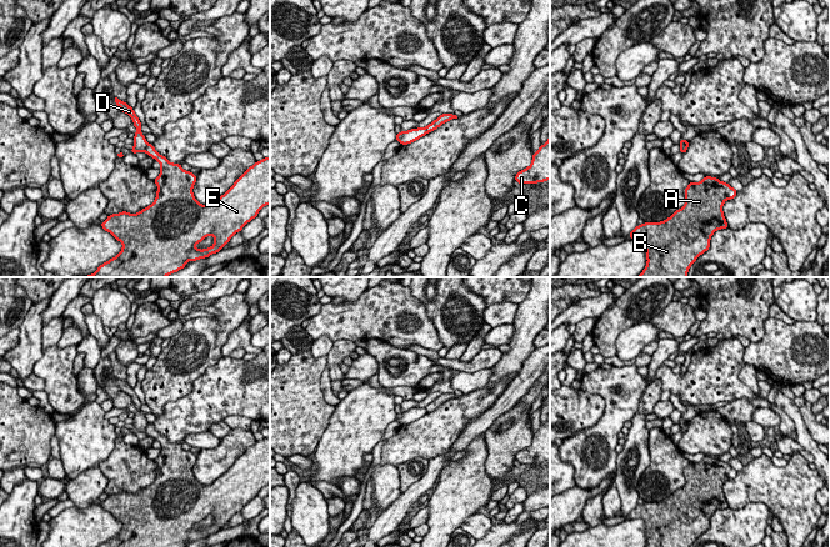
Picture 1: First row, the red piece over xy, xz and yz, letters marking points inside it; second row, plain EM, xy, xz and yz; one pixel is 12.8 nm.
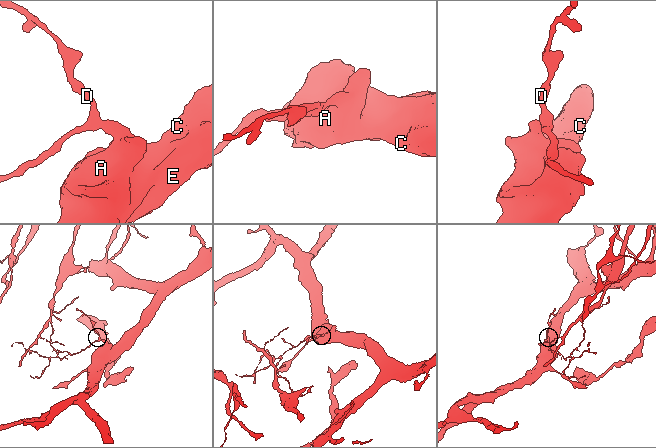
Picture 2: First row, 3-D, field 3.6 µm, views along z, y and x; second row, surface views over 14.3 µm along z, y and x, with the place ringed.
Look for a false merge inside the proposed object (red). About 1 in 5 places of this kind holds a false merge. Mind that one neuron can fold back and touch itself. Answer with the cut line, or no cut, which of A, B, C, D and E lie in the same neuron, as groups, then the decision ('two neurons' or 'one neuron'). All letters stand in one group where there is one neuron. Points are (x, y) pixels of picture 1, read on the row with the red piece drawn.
cut xy (148, 144), (145, 151); groups A B C E / D; two neurons

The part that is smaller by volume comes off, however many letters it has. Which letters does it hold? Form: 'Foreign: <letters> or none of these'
Foreign: D

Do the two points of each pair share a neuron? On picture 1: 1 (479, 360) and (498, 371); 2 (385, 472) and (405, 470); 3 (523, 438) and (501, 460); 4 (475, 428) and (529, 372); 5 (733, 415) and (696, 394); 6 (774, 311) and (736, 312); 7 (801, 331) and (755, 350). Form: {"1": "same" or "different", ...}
{"1": "different", "2": "different", "3": "same", "4": "same", "5": "different", "6": "different", "7": "same"}

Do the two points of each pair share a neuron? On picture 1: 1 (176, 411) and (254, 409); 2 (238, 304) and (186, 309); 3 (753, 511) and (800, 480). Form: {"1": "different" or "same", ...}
{"1": "same", "2": "different", "3": "different"}

